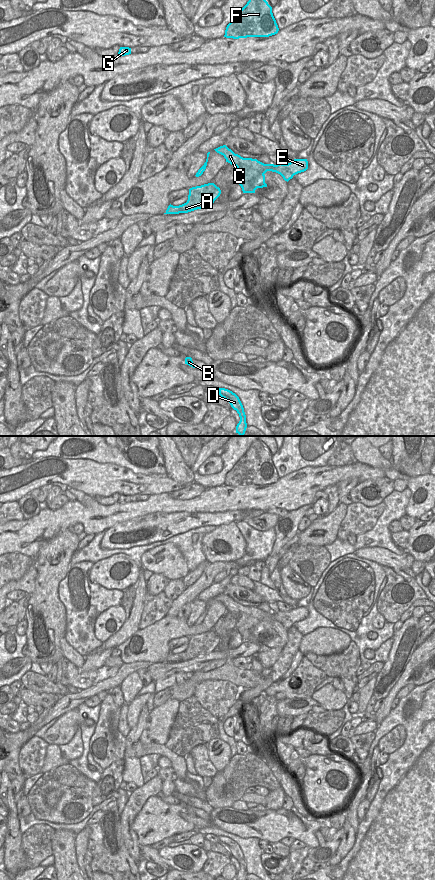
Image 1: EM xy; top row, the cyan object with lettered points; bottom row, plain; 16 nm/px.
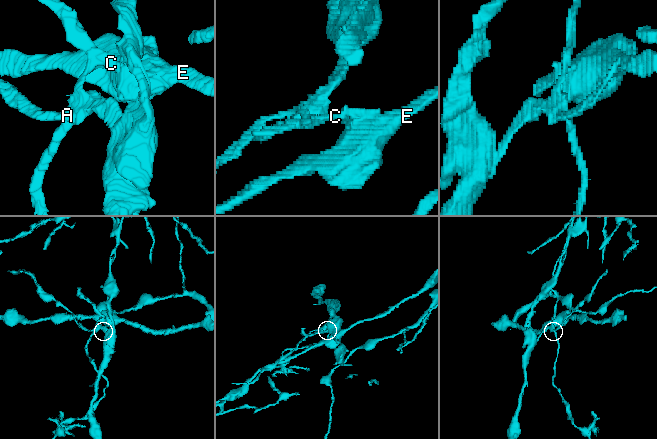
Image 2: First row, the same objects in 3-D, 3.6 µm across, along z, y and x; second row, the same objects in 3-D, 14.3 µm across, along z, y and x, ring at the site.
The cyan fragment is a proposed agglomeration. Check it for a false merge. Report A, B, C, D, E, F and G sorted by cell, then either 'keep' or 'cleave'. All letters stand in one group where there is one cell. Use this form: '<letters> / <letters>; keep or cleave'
A B C D F G / E; cleave

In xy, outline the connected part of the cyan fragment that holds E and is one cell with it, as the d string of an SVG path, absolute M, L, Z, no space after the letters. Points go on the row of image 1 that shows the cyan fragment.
M294 159L288 164L279 163L277 165L268 164L272 167L271 171L280 174L285 181L289 181L294 175L308 169L307 159Z

